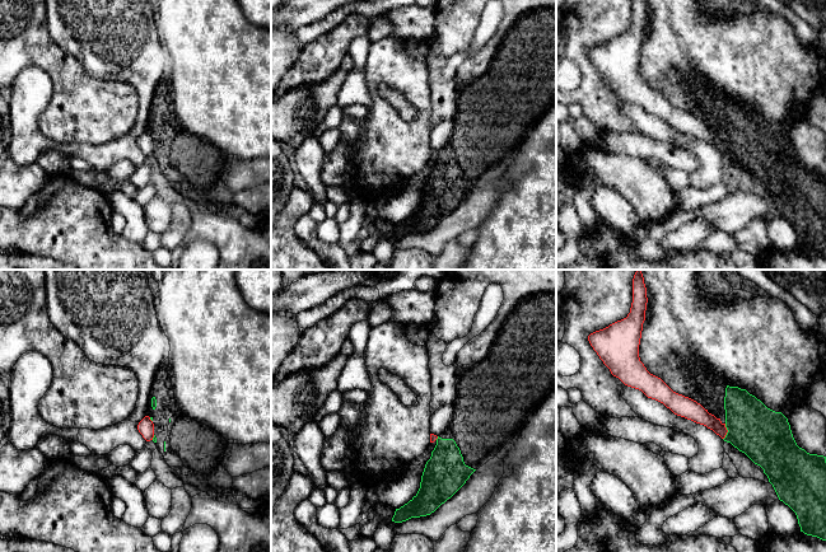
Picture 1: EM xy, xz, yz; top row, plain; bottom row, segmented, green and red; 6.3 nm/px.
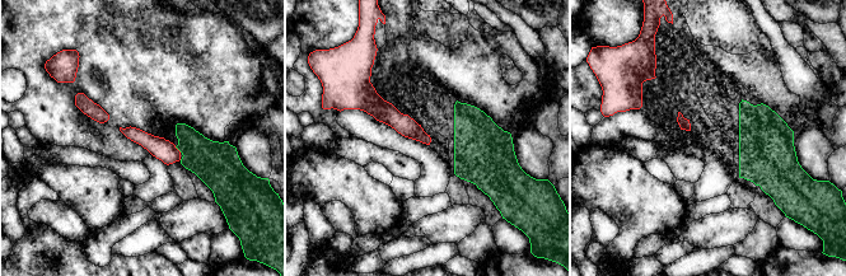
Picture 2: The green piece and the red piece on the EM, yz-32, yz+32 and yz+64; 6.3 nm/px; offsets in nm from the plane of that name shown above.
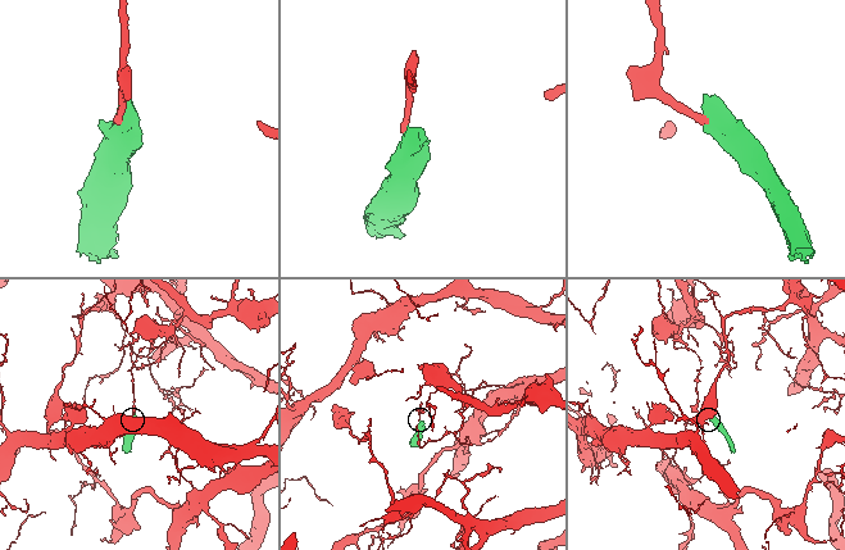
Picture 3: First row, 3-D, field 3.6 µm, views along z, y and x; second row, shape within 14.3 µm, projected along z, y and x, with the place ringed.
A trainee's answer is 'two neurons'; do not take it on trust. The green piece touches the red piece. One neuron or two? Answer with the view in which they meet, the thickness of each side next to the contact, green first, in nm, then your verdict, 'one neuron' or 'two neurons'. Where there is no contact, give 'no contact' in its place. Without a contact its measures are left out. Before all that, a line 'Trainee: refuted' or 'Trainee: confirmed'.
Trainee: confirmed
meets green in yz; 340 nm thick on the green side, 120 nm on the other; two neurons

